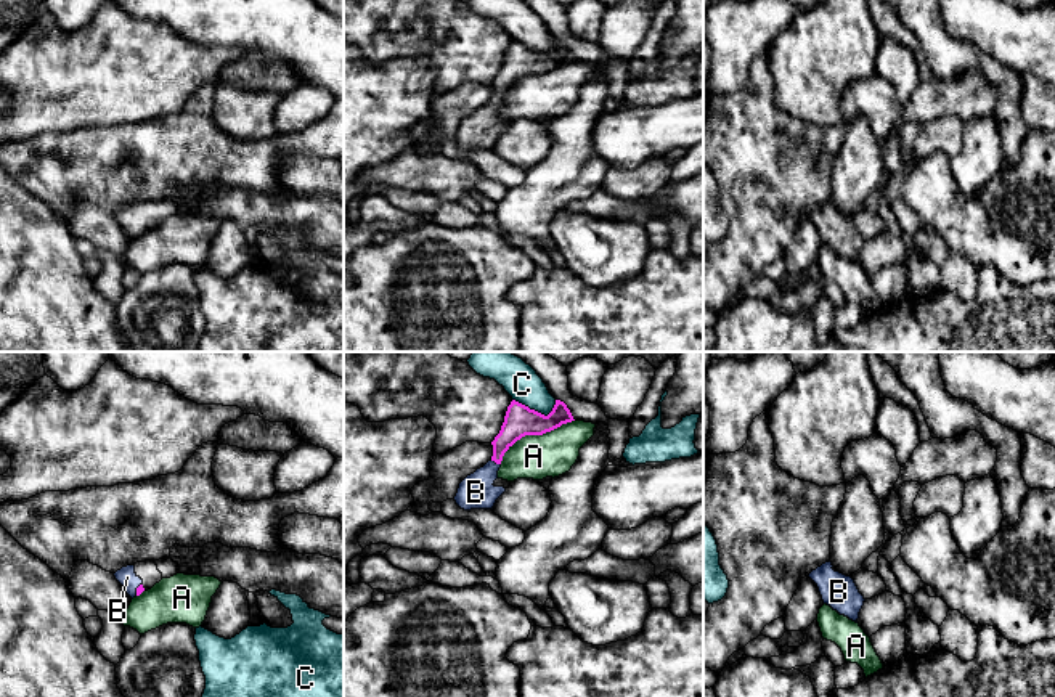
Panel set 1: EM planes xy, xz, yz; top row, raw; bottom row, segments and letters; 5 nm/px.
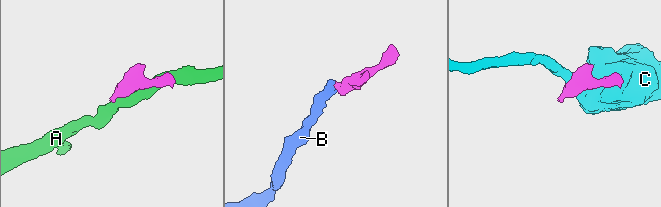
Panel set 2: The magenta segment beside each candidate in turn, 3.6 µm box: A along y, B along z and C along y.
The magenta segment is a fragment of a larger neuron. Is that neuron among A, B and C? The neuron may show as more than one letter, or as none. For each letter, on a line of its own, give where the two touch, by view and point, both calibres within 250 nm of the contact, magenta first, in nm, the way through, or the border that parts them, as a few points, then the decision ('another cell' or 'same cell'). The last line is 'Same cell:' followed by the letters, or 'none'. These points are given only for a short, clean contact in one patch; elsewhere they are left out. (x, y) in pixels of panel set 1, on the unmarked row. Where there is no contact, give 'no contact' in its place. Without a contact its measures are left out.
A: xz (533, 74) | 160/220 nm | another cell
B: xz (496, 103) | 160/180 nm | across xz (519, 61), (501, 82), (496, 103), (476, 132) | same cell
C: xz (533, 50) | 160/180 nm | along xz (513, 39), (545, 55), (556, 44) | another cell
Same cell: B

